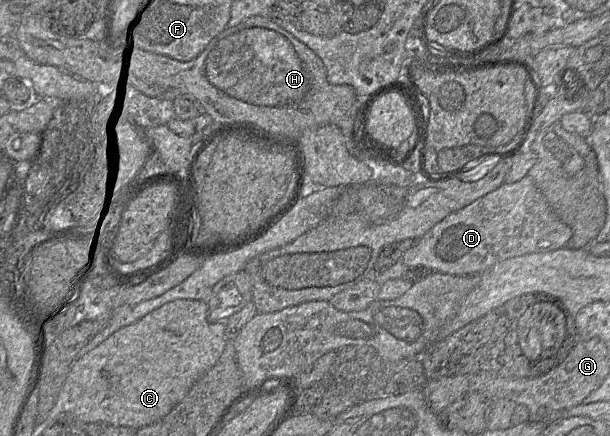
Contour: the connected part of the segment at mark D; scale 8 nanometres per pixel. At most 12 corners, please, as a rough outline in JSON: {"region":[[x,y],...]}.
{"region":[[527,175],[446,216],[402,255],[408,267],[480,274],[566,247]]}

